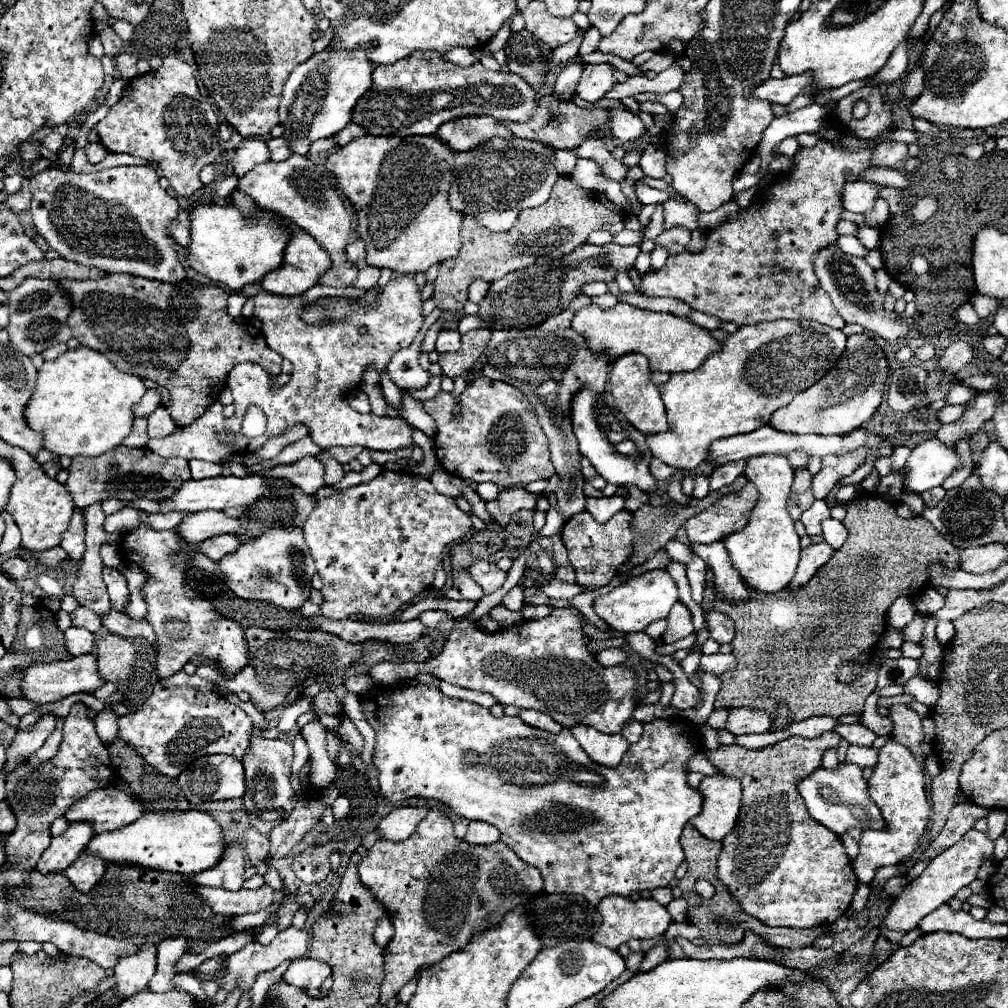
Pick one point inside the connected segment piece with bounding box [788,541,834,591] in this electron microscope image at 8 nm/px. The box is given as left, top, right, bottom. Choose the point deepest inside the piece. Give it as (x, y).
(813, 557)

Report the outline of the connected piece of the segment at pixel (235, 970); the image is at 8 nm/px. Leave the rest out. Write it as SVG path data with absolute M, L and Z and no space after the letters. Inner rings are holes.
M288 927L288 929L280 931L280 933L274 937L274 941L268 943L268 945L260 945L258 941L250 941L250 943L246 943L238 953L228 955L228 957L224 959L224 971L226 971L226 973L224 973L224 977L220 979L218 987L224 989L226 993L232 993L234 989L240 989L242 993L246 993L246 991L252 989L258 973L262 973L262 971L272 971L274 967L278 967L278 965L280 965L282 961L286 961L286 959L294 961L294 959L306 957L306 953L308 953L308 931L306 931L306 929Z

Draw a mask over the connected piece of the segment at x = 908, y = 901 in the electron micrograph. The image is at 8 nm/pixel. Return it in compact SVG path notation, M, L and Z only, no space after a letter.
M976 829L966 831L966 835L958 843L948 847L936 859L932 859L930 865L924 869L924 873L904 887L904 891L890 905L882 925L886 929L892 929L892 931L912 931L912 929L916 929L918 921L924 915L928 915L934 909L938 909L940 905L948 903L948 899L952 899L962 887L970 885L976 879L976 873L978 873L982 861L986 861L992 853L994 853L994 841L990 841L986 833L976 831Z

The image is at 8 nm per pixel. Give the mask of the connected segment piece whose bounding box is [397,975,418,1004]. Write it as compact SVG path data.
M415 975L398 993L397 999L400 1003L407 1004L416 991L418 975Z

